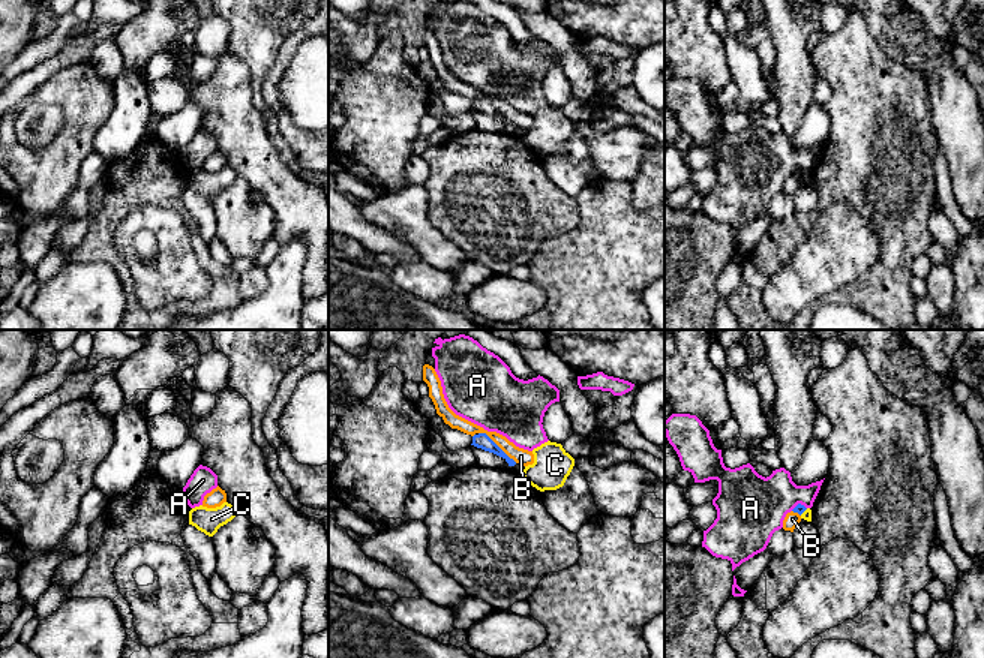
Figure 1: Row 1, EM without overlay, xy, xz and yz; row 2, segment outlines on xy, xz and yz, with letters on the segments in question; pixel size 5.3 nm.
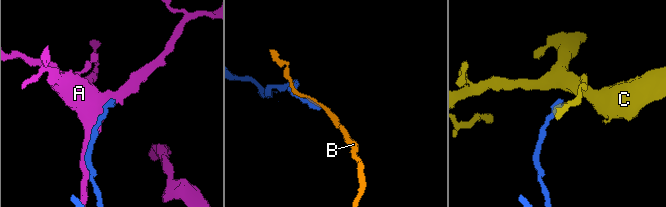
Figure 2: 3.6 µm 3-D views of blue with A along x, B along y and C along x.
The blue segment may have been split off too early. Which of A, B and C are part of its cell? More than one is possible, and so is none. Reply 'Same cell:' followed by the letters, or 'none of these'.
Same cell: none of these

